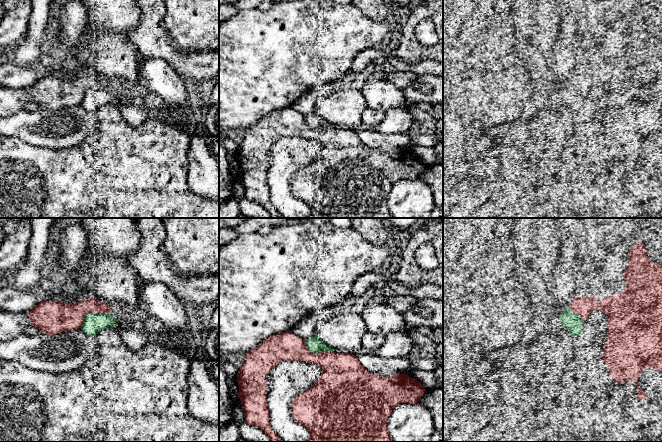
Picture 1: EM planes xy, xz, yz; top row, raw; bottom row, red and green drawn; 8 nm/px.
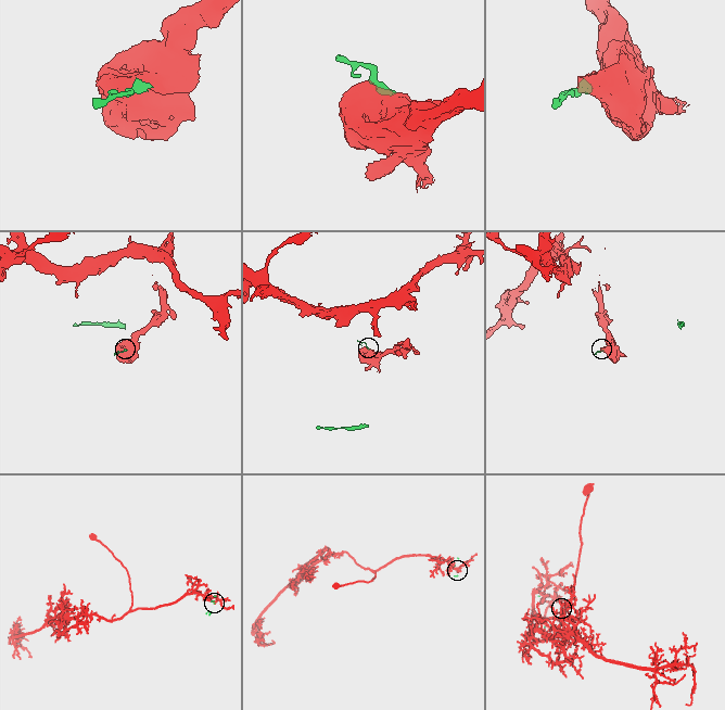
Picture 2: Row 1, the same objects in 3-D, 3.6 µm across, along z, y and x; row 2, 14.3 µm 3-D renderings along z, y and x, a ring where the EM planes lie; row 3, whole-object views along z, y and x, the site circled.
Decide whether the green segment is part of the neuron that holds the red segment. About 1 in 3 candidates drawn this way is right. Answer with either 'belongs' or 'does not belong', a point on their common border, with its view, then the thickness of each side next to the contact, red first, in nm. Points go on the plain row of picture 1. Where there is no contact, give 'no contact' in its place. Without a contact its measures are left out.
does not belong; contact xy (91, 87); calibres 220 and 160 nm

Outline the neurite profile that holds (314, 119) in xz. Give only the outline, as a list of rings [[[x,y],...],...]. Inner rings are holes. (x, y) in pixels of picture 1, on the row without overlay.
[[[315,109],[313,112],[305,116],[308,125],[313,129],[326,129],[330,127],[335,127],[335,125],[327,122]]]

